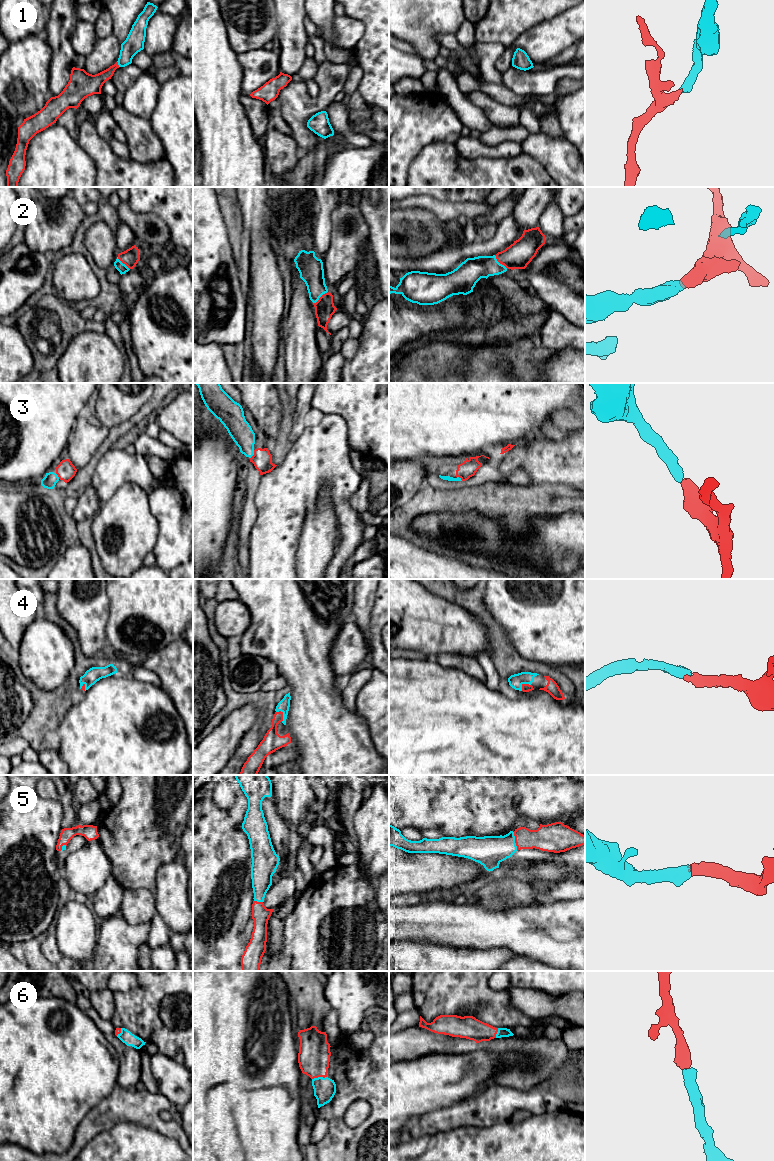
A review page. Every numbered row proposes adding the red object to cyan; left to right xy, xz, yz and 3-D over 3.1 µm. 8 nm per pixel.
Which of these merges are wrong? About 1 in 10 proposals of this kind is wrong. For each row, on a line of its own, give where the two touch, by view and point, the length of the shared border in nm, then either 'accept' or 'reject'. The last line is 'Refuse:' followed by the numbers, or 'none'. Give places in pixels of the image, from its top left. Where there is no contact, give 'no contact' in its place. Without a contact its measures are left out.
1: meets cyan in xy at (118, 64); contact 50 nm long; accept
2: meets cyan in yz at (499, 263); contact 160 nm long; accept
3: meets cyan in xz at (253, 454); contact 80 nm long; accept
4: meets cyan in xz at (283, 714); contact 100 nm long; accept
5: meets cyan in yz at (514, 841); contact 150 nm long; accept
6: meets cyan in xz at (319, 1077); contact 120 nm long; accept
Refuse: none

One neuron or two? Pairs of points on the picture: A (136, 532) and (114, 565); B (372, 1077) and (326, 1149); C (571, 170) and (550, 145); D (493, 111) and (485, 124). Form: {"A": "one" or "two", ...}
{"A": "one", "B": "one", "C": "one", "D": "two"}

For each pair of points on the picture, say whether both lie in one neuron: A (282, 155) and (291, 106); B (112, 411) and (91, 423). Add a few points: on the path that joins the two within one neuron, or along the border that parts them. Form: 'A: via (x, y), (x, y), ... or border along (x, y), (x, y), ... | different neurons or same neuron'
A: border along (292, 137), (301, 153) | different neurons
B: border along (94, 415), (109, 428) | different neurons

